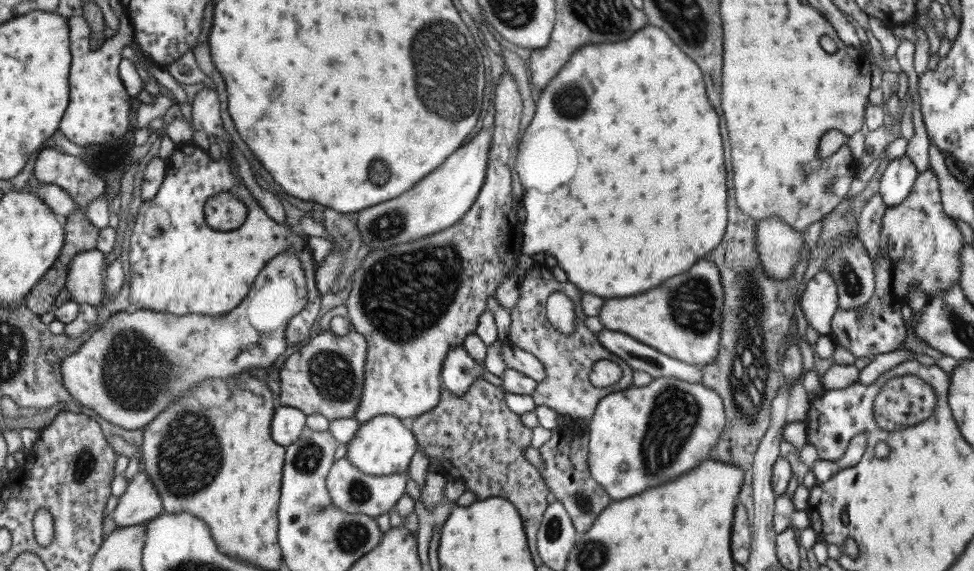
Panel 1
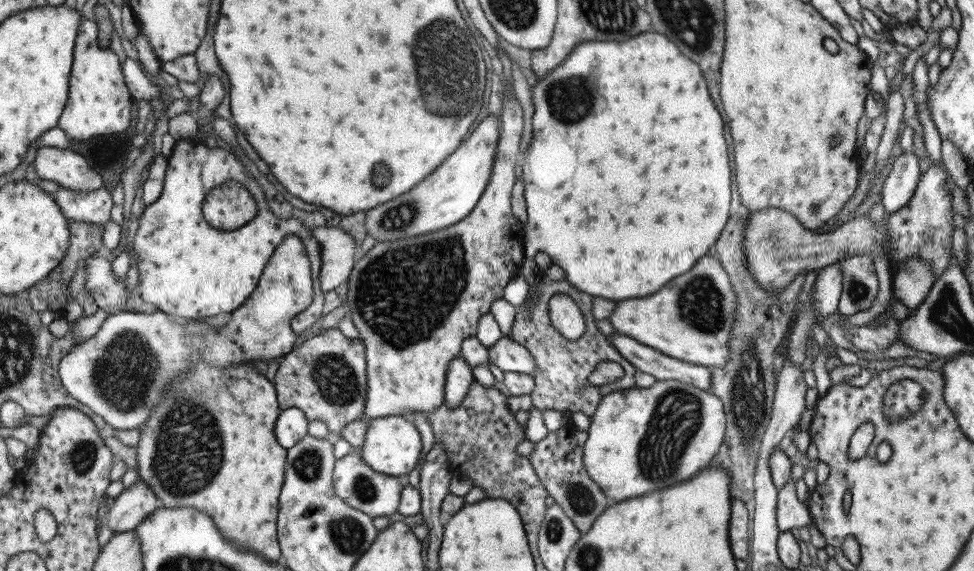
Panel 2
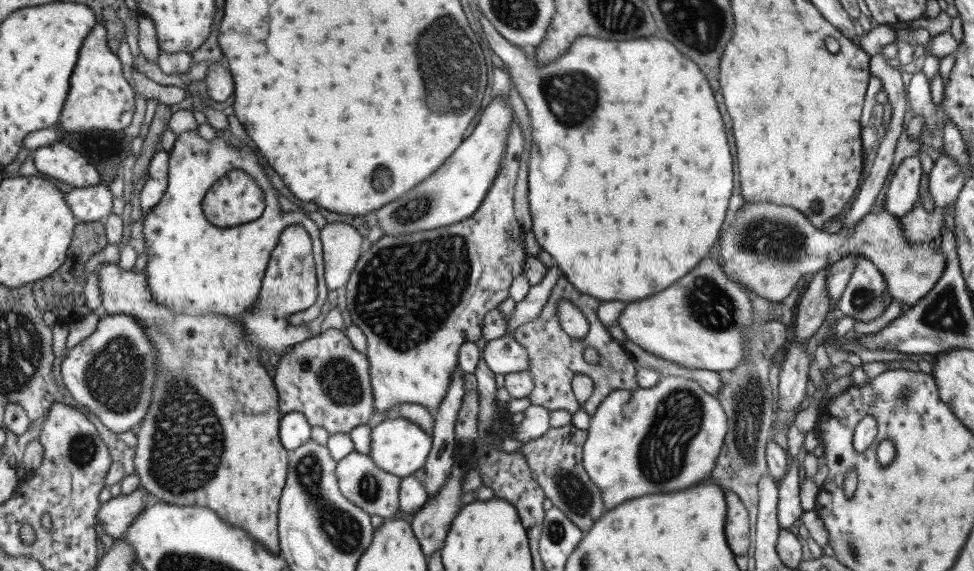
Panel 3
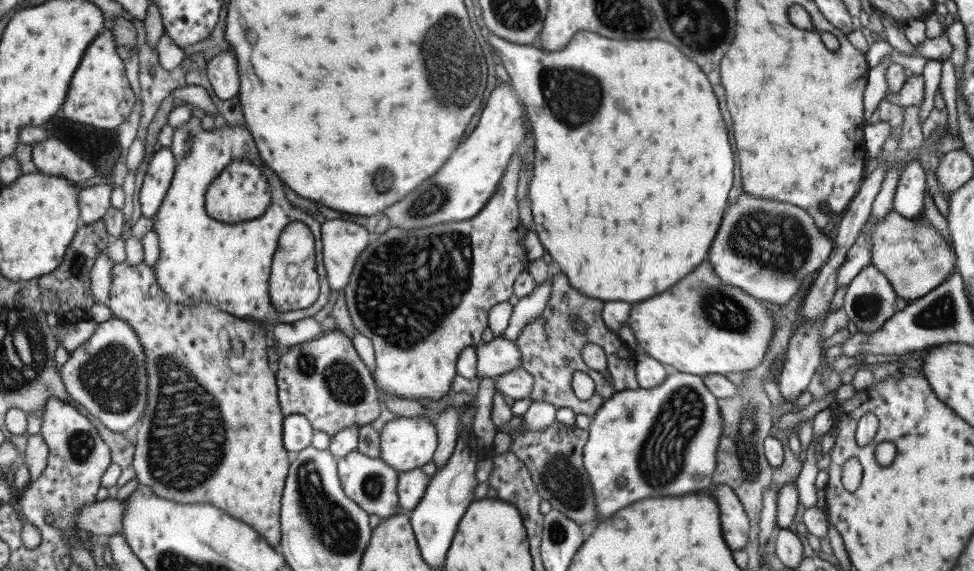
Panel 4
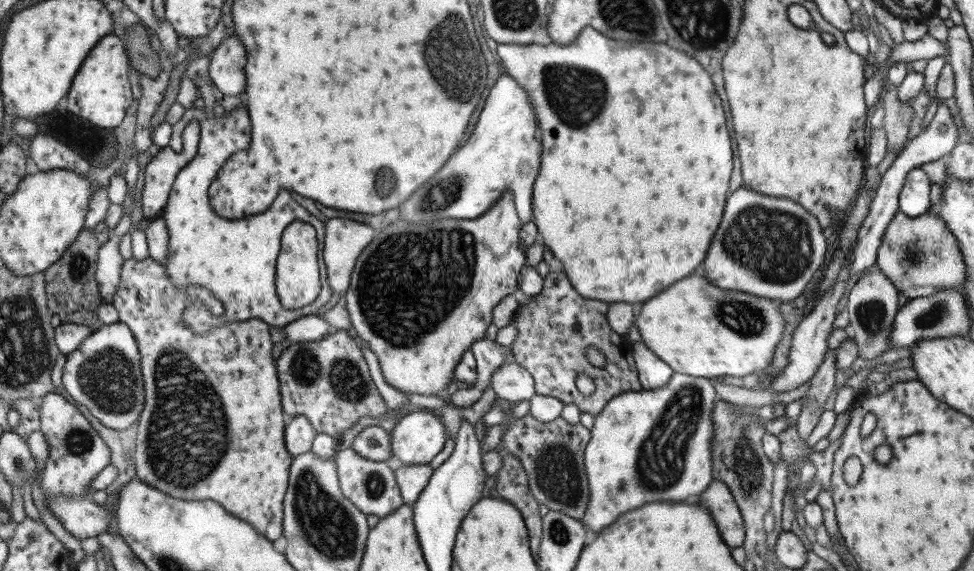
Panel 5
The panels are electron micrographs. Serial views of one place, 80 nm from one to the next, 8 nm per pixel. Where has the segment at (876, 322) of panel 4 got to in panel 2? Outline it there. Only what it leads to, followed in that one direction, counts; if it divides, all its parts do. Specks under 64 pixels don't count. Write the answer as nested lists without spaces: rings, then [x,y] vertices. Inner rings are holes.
[[[867,253],[845,255],[837,262],[841,271],[841,292],[838,311],[845,316],[867,310],[877,296],[877,277],[873,261]]]

